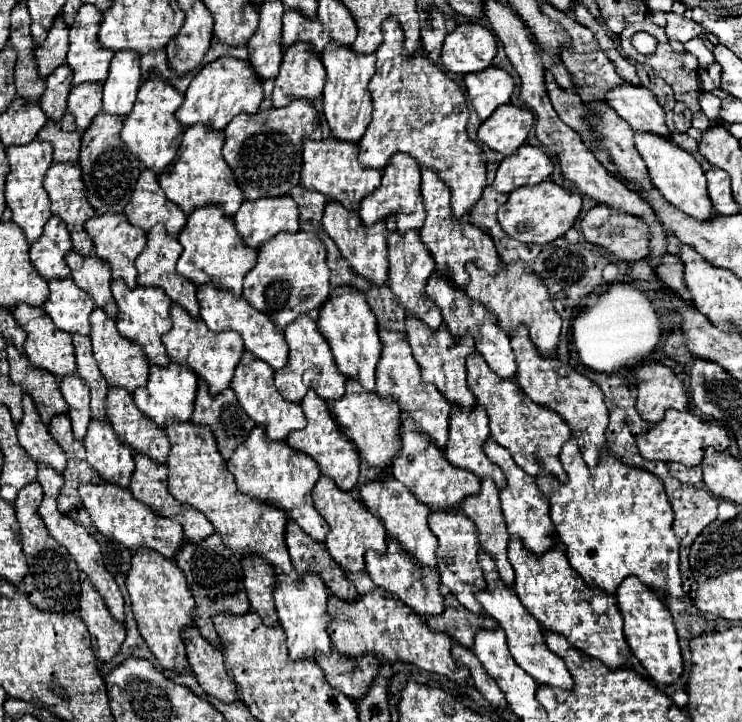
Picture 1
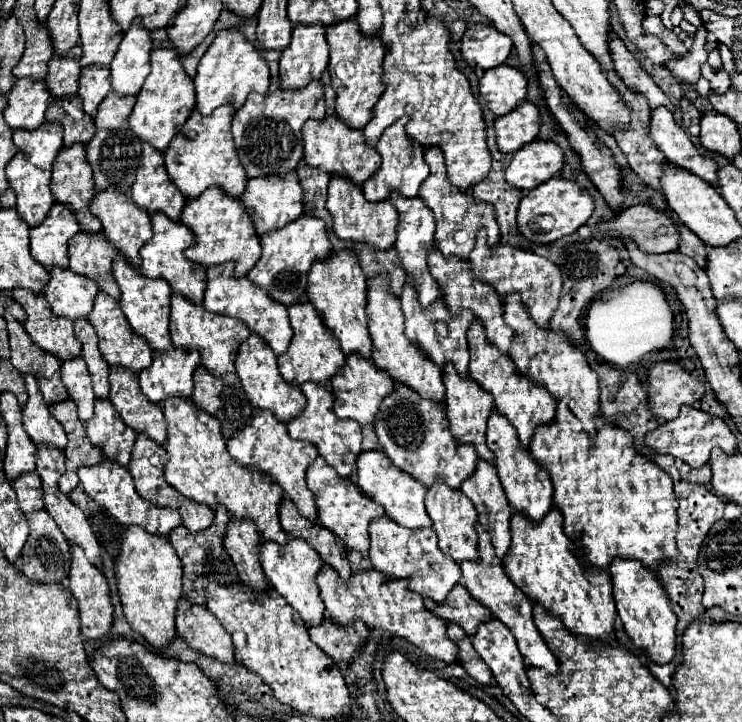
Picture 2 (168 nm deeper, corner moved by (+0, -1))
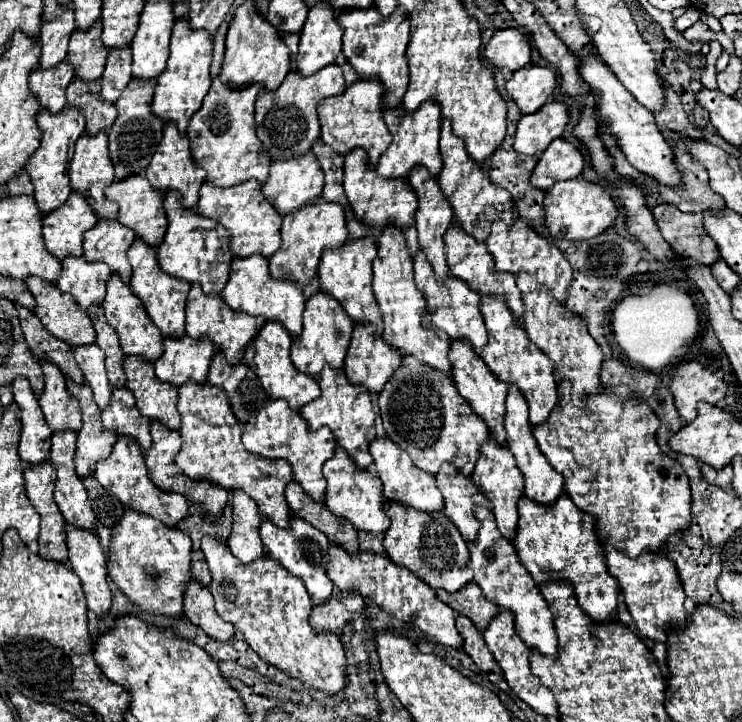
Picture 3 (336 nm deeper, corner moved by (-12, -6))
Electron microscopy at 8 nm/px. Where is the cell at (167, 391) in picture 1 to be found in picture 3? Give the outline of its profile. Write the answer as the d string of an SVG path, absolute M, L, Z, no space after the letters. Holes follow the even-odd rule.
M182 336L180 340L164 338L164 352L162 352L160 360L154 362L156 376L162 382L170 382L174 386L184 384L188 378L204 382L206 376L208 376L208 368L210 368L212 356L214 356L214 344L208 338L200 338L200 340L192 340L190 336Z

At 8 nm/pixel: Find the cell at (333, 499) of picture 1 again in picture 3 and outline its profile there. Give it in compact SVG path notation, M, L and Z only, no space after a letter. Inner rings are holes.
M336 448L334 456L324 464L324 476L328 482L326 492L324 492L324 504L328 506L328 510L332 514L350 520L356 530L380 534L388 528L388 516L384 512L380 478L376 474L370 474L368 470L356 468L356 464L348 456L348 452L344 452L342 448Z

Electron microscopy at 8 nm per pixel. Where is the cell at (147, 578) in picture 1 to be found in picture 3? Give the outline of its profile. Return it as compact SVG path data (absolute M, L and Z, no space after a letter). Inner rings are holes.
M126 510L112 532L108 576L142 612L178 616L182 614L184 586L192 578L190 554L192 540L186 532L168 528L166 524L160 524L160 520L144 516L142 512Z

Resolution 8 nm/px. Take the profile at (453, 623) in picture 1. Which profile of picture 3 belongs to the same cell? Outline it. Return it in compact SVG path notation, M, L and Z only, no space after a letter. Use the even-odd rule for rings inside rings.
M476 582L466 584L460 592L454 592L454 594L444 592L444 590L436 590L436 596L444 604L452 606L458 614L468 616L476 624L478 630L484 630L490 624L490 620L498 614L496 604L492 604L490 600L484 598L484 594L480 592L480 586Z

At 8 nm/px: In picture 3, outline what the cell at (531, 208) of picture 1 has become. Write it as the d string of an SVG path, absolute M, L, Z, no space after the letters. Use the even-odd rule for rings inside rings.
M582 176L566 180L566 182L556 182L554 188L546 192L544 210L546 210L546 226L552 238L556 240L594 238L602 234L606 228L610 228L618 216L618 204L614 202L612 194L600 184L588 182Z

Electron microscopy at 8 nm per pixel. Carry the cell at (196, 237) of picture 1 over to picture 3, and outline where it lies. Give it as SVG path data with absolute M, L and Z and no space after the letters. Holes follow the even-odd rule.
M248 180L230 188L214 188L214 184L204 182L200 188L200 202L196 210L202 216L214 218L230 232L230 248L236 256L262 254L270 258L280 248L282 216L272 208L272 204L268 204L262 194L262 184L258 180Z

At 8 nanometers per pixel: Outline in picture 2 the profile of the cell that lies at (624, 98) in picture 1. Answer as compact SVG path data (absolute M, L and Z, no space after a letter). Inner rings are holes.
M666 107L652 109L648 137L656 143L656 147L666 155L668 161L692 171L694 175L702 177L712 185L716 183L718 165L694 147L690 135L680 125L676 125L672 113Z

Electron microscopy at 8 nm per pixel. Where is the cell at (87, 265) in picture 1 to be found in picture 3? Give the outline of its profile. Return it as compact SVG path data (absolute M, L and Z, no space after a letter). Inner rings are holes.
M100 220L84 234L84 258L88 262L108 264L128 284L132 266L126 258L126 252L134 238L136 234L132 228L120 224L118 220Z

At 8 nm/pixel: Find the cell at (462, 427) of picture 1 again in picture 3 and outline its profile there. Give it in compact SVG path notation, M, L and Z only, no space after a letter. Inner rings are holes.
M468 340L452 342L450 362L452 362L452 378L456 382L456 388L458 388L460 396L470 402L474 412L488 424L488 428L492 430L496 440L500 444L504 444L504 440L506 440L506 432L504 432L504 412L506 412L504 400L506 400L508 384L504 384L502 380L496 380L496 376L492 376L492 372L488 372L488 366L484 364L484 360L478 358L478 354L474 352L472 344L468 344Z

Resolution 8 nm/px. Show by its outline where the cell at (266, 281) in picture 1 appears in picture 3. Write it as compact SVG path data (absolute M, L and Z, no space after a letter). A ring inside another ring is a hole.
M316 198L312 204L290 212L282 222L282 246L270 258L270 274L272 278L292 278L300 286L308 284L318 272L318 260L324 248L338 248L348 240L346 230L346 214L338 202L328 202L324 198Z

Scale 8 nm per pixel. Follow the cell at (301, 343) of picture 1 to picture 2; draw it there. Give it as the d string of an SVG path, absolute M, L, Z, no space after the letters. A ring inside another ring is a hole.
M296 303L294 307L288 309L288 313L290 313L290 325L294 329L294 337L292 337L288 351L278 357L280 375L292 387L300 387L306 381L316 383L316 385L330 385L330 379L346 363L346 357L344 357L344 353L340 353L340 345L336 345L332 331L328 331L328 327L324 327L320 315L316 313L316 309L310 303Z

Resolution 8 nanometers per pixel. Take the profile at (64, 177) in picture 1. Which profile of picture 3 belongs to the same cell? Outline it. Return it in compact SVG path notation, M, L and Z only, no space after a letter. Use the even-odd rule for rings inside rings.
M100 130L94 136L82 134L76 140L74 154L72 154L72 160L70 160L70 182L72 182L74 192L80 192L82 196L86 196L86 200L92 204L98 218L116 218L116 214L118 214L116 202L112 202L104 196L104 188L114 182L114 168L112 168L110 154L108 154L108 134L106 134L106 130Z

